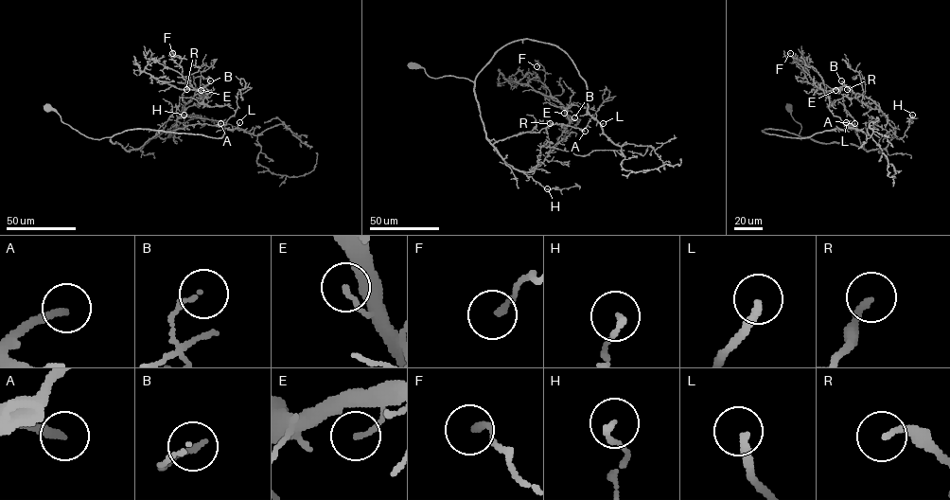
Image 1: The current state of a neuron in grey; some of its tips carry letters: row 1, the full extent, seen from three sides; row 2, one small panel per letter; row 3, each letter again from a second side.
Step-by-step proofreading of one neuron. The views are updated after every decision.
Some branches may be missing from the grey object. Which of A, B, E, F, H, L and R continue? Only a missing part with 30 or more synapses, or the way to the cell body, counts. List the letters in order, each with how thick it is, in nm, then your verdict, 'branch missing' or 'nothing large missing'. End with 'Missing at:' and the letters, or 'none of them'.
A: 240 nm | branch missing
B: 100 nm | nothing large missing
E: 140 nm | nothing large missing
F: 180 nm | nothing large missing
H: 160 nm | nothing large missing
L: 240 nm | branch missing
R: 190 nm | branch missing
Missing at: A, L, R

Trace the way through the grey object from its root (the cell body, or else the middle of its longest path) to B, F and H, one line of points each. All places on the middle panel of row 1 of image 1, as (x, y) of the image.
B: (412, 66), (435, 78), (472, 80), (487, 139), (507, 164), (521, 171), (532, 171), (544, 160), (574, 117)
F: (412, 66), (472, 80), (487, 139), (525, 171), (569, 122), (536, 66)
H: (412, 66), (423, 67), (429, 76), (435, 78), (453, 76), (472, 80), (487, 139), (507, 164), (547, 188)

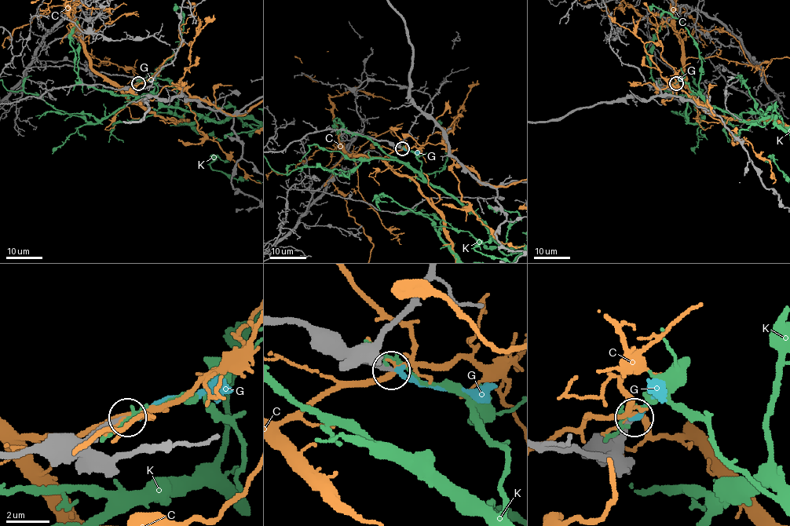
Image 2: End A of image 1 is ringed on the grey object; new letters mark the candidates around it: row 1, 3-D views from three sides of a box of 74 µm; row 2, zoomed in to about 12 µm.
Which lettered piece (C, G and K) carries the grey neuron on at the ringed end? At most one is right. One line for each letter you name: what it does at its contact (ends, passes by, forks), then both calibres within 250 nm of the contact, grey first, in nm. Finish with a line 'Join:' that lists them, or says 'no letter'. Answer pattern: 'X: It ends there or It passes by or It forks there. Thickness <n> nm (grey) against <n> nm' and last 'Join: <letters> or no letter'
Join: no letter

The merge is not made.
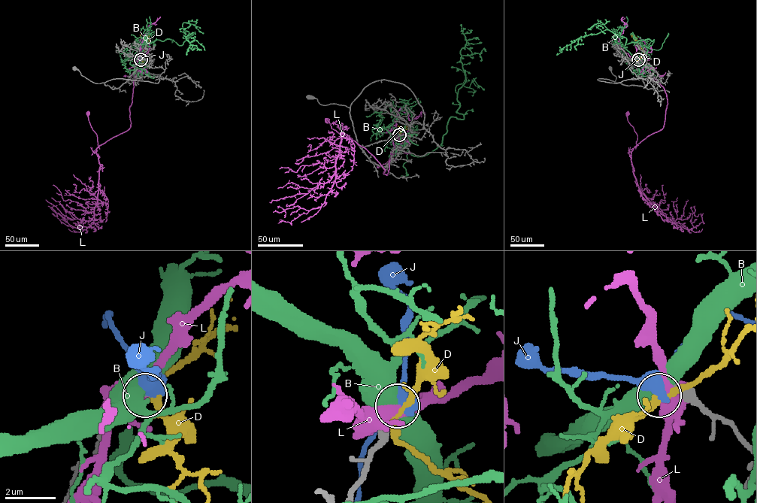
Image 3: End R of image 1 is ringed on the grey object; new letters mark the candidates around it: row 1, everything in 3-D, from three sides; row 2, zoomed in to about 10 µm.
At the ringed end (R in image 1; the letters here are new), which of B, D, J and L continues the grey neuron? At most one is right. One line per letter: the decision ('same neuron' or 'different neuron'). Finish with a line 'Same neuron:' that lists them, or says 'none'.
B: different neuron
D: different neuron
J: different neuron
L: different neuron
Same neuron: none

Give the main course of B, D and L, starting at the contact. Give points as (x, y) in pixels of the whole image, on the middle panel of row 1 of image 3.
B: (399, 135), (410, 154), (425, 156), (441, 143), (451, 116), (464, 119), (456, 112), (466, 80), (461, 24)
D: (399, 135), (404, 143), (410, 130), (403, 128), (397, 133)
L: (399, 135), (393, 139), (394, 149), (386, 174), (365, 148), (332, 128), (327, 121)

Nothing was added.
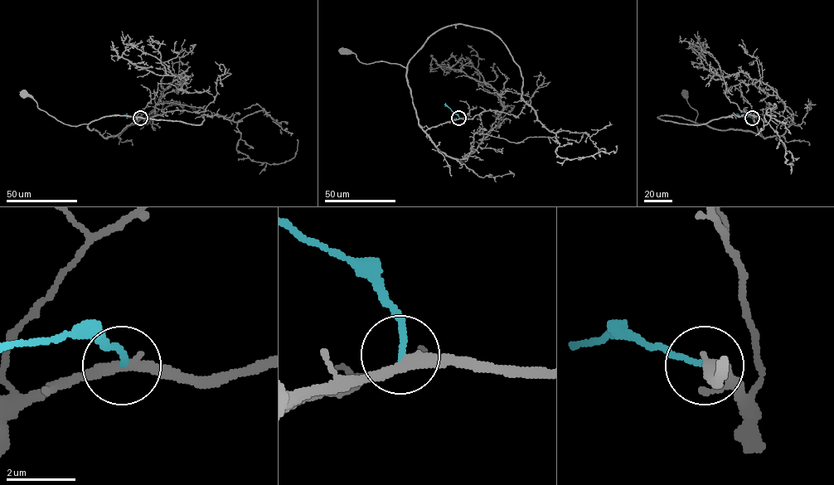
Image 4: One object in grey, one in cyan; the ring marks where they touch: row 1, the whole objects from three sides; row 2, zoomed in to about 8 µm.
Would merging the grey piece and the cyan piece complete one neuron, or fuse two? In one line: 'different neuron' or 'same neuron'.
different neuron

